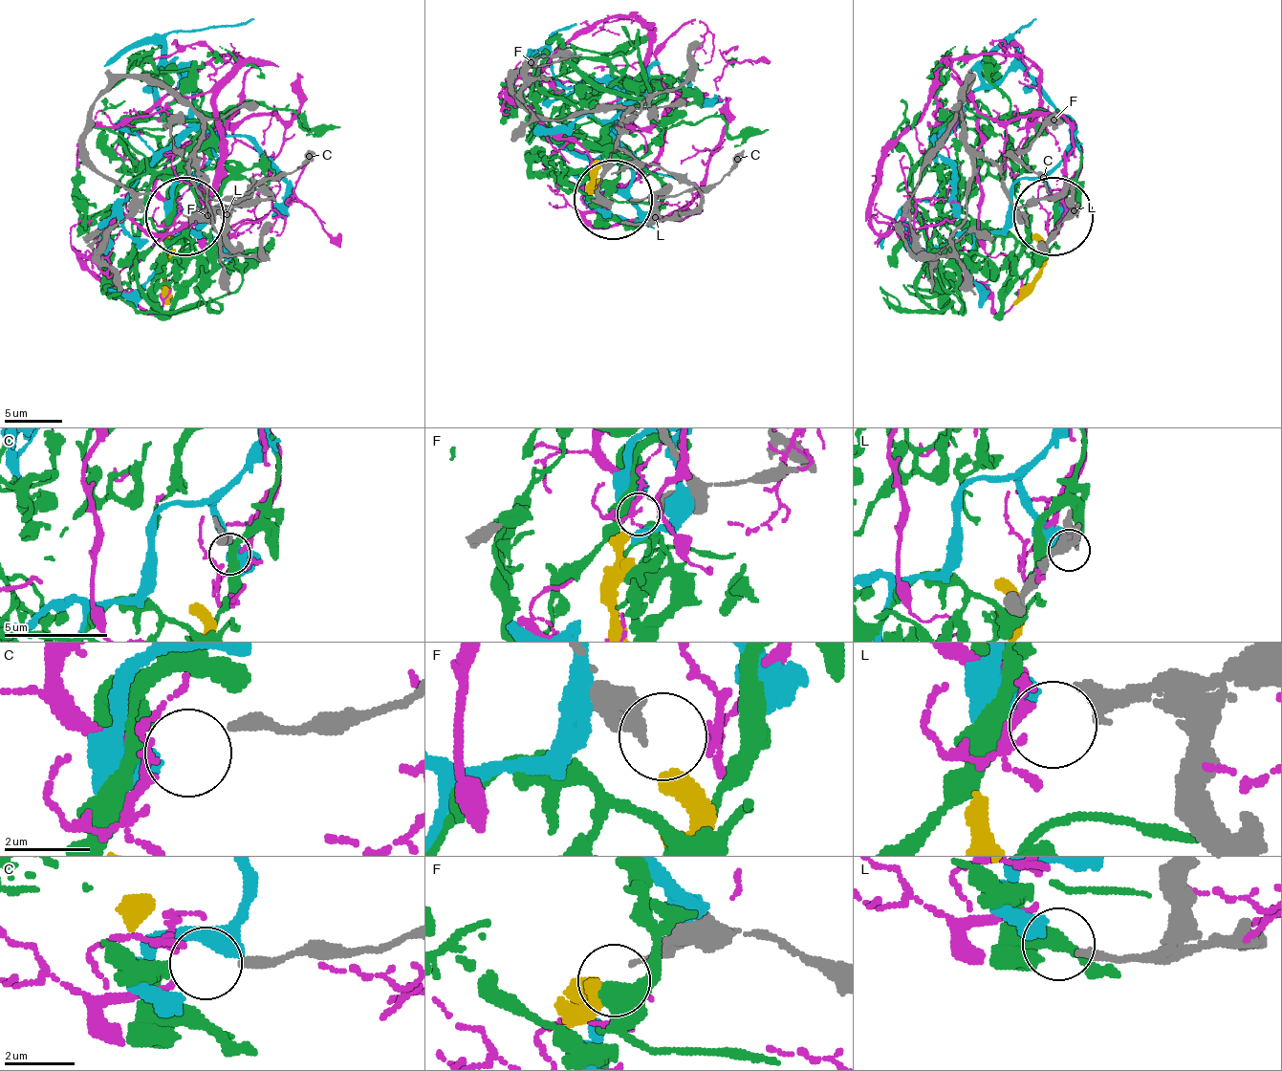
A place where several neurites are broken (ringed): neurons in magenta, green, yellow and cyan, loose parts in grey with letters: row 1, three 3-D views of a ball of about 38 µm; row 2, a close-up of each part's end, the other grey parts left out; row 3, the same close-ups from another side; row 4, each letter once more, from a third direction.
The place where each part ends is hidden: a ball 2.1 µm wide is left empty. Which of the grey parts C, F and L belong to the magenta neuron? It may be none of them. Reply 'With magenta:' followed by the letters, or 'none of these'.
With magenta: C

